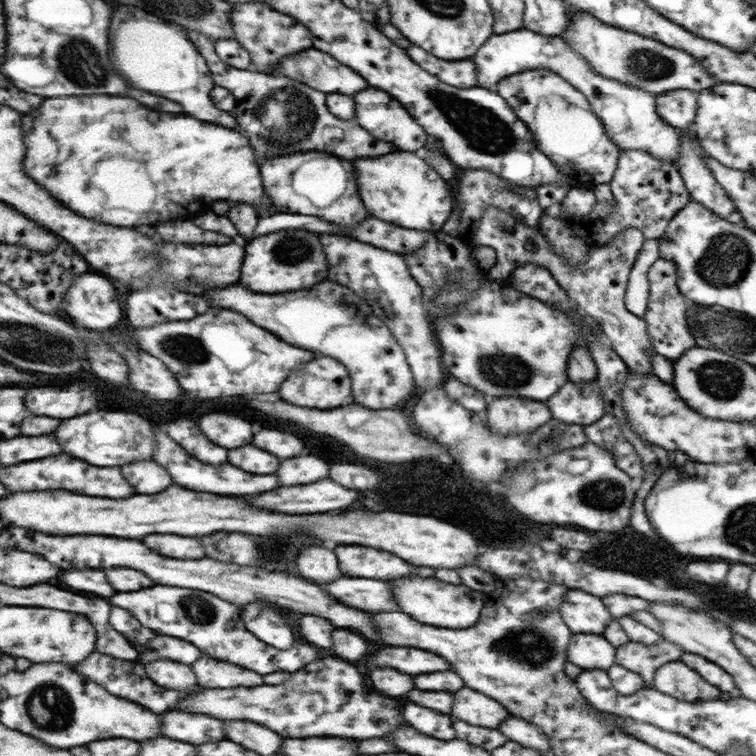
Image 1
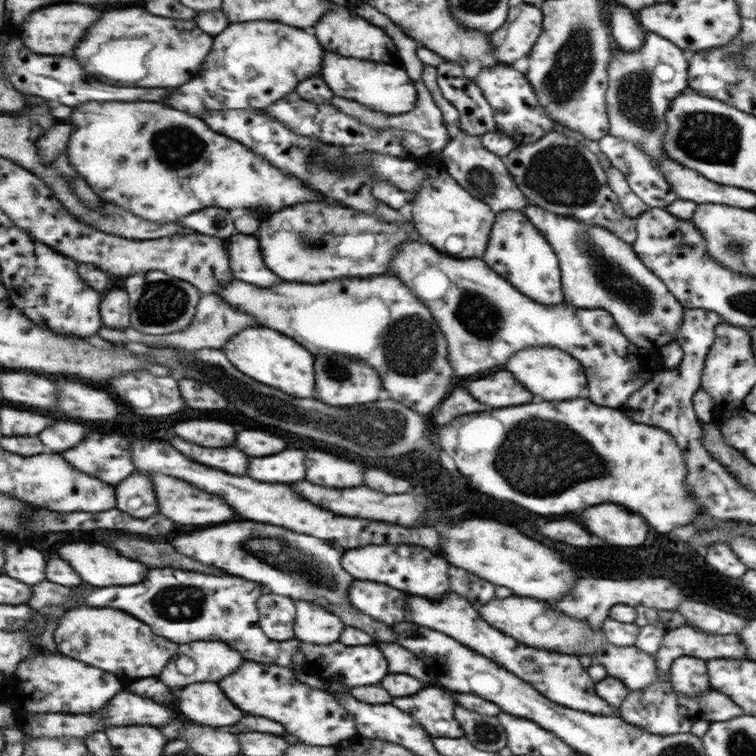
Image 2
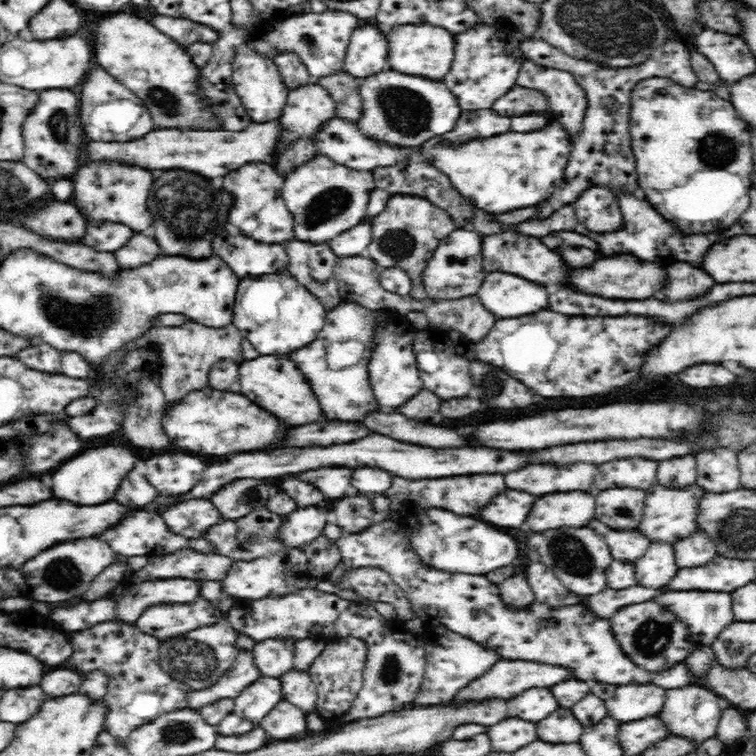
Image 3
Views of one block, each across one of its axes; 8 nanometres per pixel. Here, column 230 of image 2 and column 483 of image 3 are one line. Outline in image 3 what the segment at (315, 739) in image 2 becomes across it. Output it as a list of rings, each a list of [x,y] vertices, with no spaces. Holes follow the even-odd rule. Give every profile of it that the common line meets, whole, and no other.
[[[502,660],[500,666],[496,666],[496,670],[492,670],[492,674],[484,674],[484,678],[478,678],[476,682],[472,681],[467,688],[460,690],[460,693],[452,698],[452,703],[464,699],[487,699],[488,697],[510,698],[520,694],[522,690],[528,688],[552,688],[554,684],[562,682],[562,680],[576,680],[578,676],[564,668],[564,666],[552,666],[552,664],[544,664],[544,662],[518,662],[518,660]],[[488,694],[500,694],[500,696],[488,696]]]

